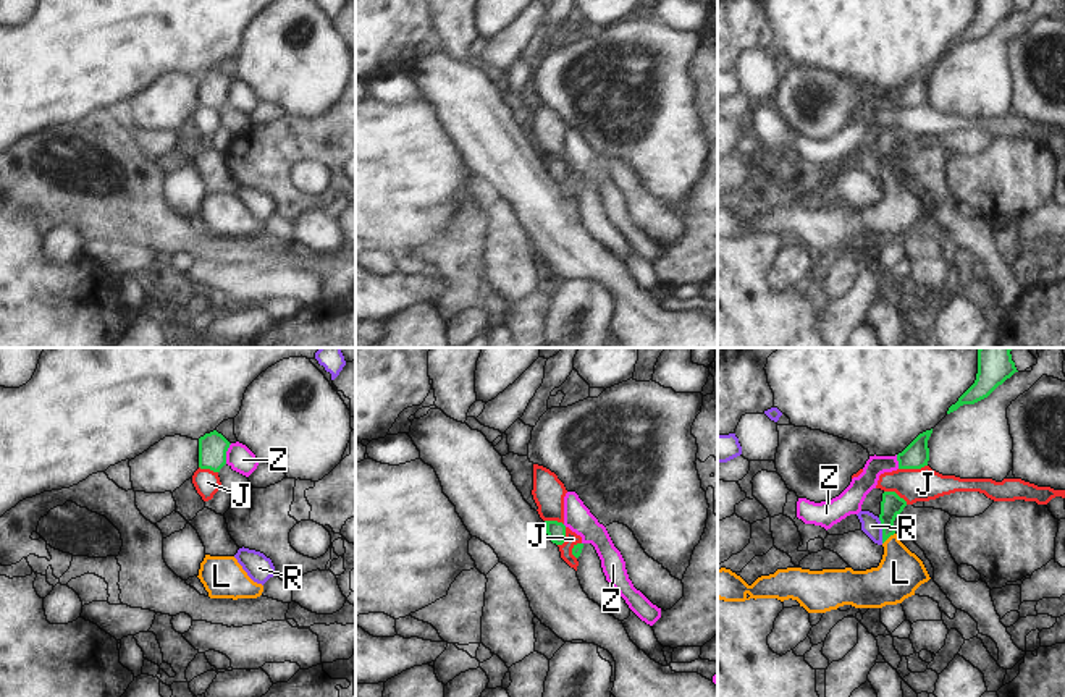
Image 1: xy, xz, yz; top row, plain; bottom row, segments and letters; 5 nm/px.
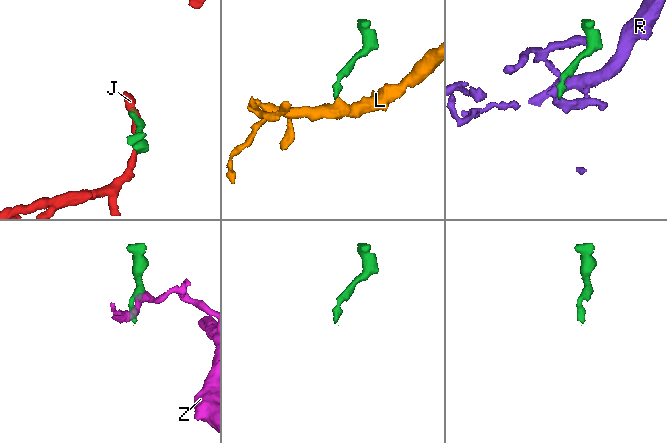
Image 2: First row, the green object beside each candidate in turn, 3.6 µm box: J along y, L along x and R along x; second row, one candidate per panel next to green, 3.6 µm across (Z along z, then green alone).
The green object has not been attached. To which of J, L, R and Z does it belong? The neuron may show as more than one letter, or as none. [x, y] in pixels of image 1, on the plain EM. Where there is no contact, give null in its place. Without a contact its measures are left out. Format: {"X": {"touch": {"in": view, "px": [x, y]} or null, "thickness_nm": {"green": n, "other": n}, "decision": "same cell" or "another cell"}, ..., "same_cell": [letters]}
{"J": {"touch": {"in": "yz", "px": [912, 105]}, "thickness_nm": {"green": 130, "other": 160}, "decision": "another cell"}, "L": {"touch": {"in": "yz", "px": [888, 175]}, "thickness_nm": {"green": 110, "other": 220}, "decision": "same cell"}, "R": {"touch": {"in": "yz", "px": [883, 168]}, "thickness_nm": {"green": 110, "other": 100}, "decision": "another cell"}, "Z": {"touch": {"in": "xy", "px": [225, 91]}, "thickness_nm": {"green": 140, "other": 130}, "decision": "another cell"}, "same_cell": ["L"]}

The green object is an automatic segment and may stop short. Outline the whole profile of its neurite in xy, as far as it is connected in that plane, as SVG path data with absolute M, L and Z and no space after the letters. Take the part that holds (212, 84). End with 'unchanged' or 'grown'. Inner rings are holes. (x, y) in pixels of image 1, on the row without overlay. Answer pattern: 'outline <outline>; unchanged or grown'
outline M217 68L199 76L199 105L220 110L226 102L229 79Z; unchanged

